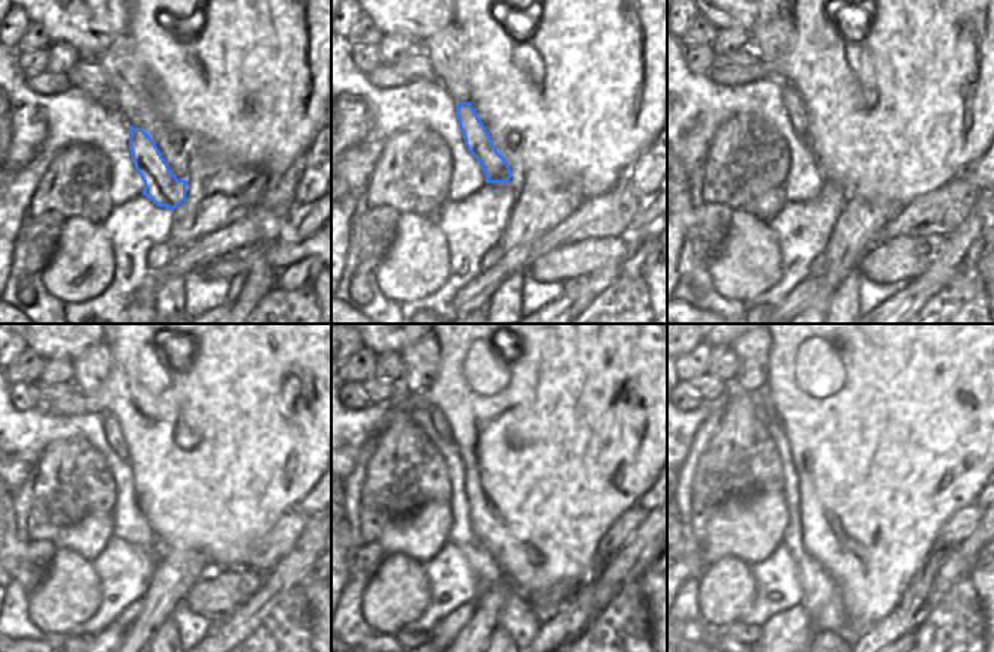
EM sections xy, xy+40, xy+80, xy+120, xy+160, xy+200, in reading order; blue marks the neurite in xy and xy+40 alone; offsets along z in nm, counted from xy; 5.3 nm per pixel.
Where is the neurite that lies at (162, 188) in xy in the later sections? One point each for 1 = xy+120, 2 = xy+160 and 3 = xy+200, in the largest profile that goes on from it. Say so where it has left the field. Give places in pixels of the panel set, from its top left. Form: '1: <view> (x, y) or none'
1: xy+120 (113, 430)
2: xy+160 (438, 418)
3: xy+200 (760, 396)

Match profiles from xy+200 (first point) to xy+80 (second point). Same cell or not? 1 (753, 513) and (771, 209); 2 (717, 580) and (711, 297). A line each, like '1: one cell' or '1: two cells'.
1: one cell
2: two cells

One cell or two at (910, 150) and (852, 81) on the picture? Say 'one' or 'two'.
one

